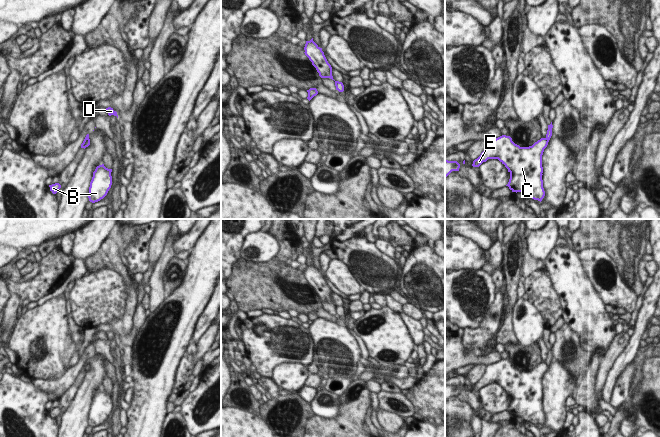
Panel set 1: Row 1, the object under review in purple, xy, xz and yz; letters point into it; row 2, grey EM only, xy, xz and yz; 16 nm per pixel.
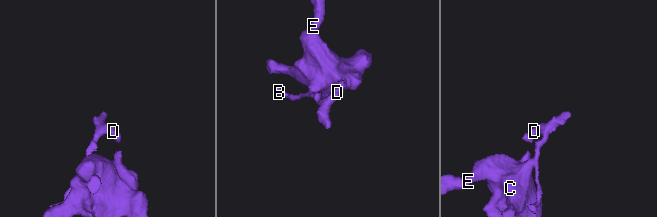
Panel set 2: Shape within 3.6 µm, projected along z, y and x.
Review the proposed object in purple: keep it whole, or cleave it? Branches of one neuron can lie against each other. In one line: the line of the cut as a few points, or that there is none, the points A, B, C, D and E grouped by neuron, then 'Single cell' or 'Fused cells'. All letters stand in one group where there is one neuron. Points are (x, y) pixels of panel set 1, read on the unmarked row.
Split along yz (544, 362), (548, 365). Groups: A C E / B D. Fused cells.

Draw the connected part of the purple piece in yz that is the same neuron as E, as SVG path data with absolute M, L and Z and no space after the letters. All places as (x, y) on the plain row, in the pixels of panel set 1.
M502 359L489 364L481 379L473 385L473 391L479 391L488 383L498 383L510 397L506 410L512 416L521 416L523 421L542 425L545 420L542 404L542 379L548 365L541 362L529 371L520 371L510 360Z

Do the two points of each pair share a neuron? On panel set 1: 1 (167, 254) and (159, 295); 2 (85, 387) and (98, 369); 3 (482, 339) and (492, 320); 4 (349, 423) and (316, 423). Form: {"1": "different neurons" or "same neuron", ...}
{"1": "same neuron", "2": "same neuron", "3": "same neuron", "4": "same neuron"}

